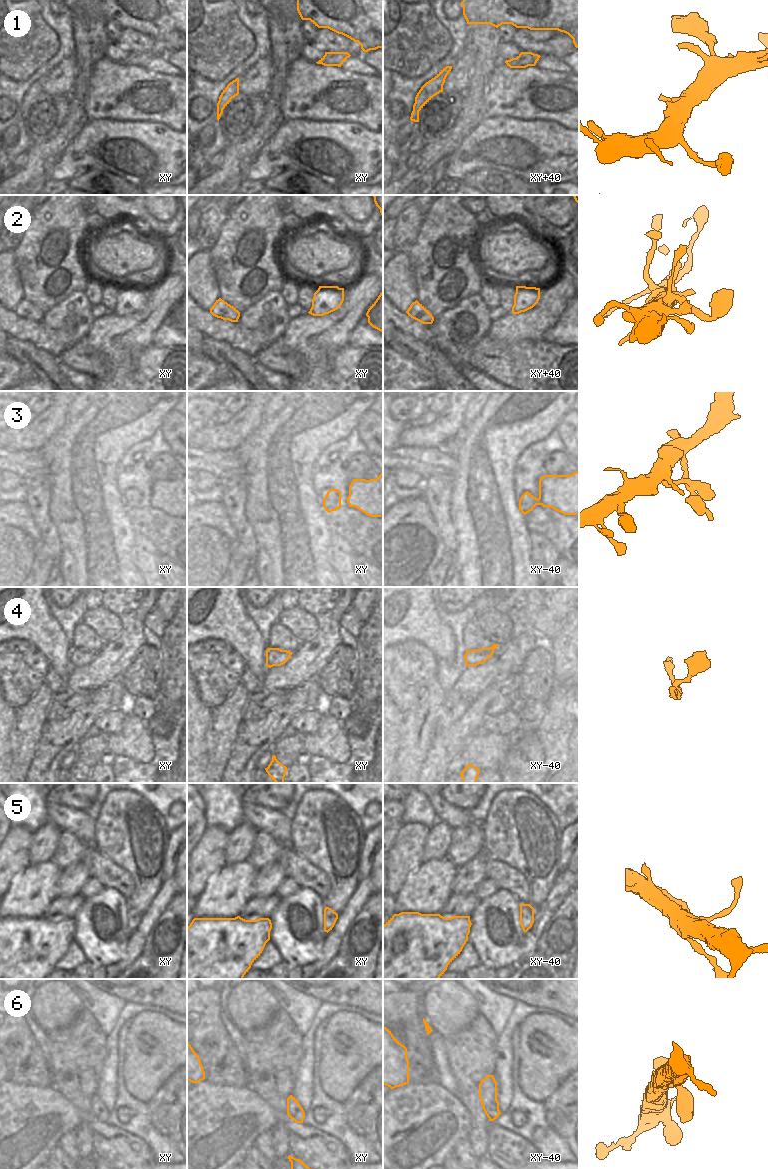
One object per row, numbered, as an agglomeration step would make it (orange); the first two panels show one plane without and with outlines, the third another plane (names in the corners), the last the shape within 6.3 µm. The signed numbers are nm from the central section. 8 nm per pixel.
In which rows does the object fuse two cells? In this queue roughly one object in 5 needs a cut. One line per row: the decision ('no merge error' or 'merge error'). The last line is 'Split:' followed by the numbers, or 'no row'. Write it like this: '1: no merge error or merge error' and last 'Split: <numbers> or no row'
1: no merge error
2: no merge error
3: no merge error
4: no merge error
5: no merge error
6: no merge error
Split: no row

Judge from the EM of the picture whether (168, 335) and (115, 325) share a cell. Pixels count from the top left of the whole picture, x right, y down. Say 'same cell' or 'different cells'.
different cells

